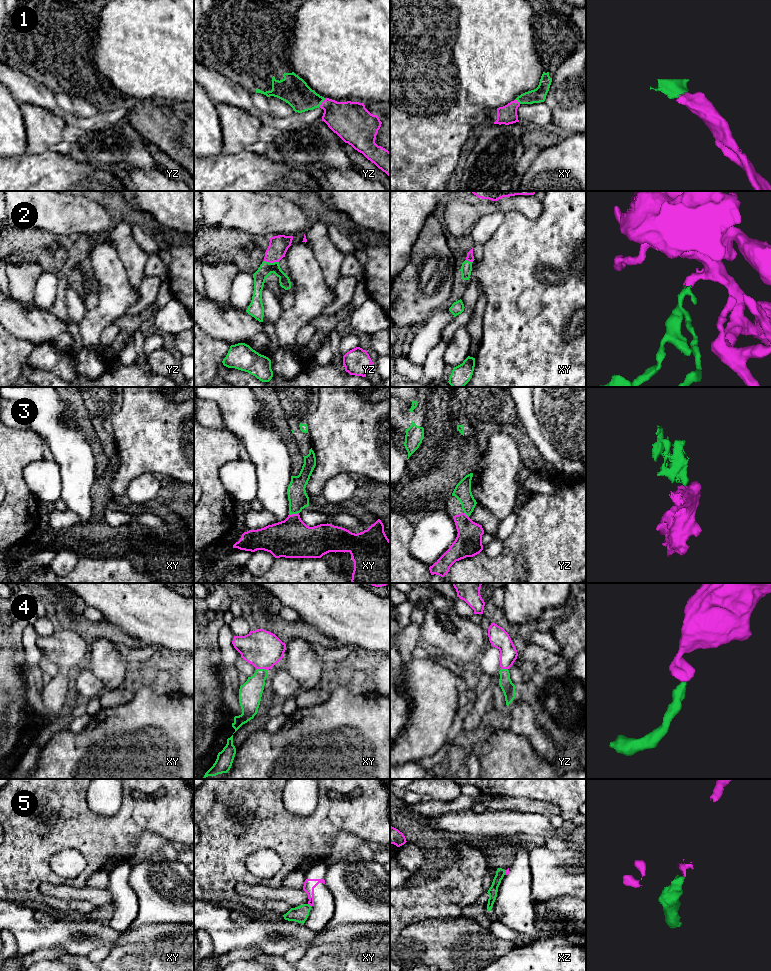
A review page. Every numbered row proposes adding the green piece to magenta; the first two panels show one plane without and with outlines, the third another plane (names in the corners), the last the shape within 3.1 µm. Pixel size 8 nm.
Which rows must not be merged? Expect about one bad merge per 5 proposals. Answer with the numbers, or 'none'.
5

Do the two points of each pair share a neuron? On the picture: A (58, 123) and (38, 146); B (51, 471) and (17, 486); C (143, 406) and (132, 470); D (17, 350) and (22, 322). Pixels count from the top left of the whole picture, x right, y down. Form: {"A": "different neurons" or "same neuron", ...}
{"A": "same neuron", "B": "different neurons", "C": "same neuron", "D": "different neurons"}

